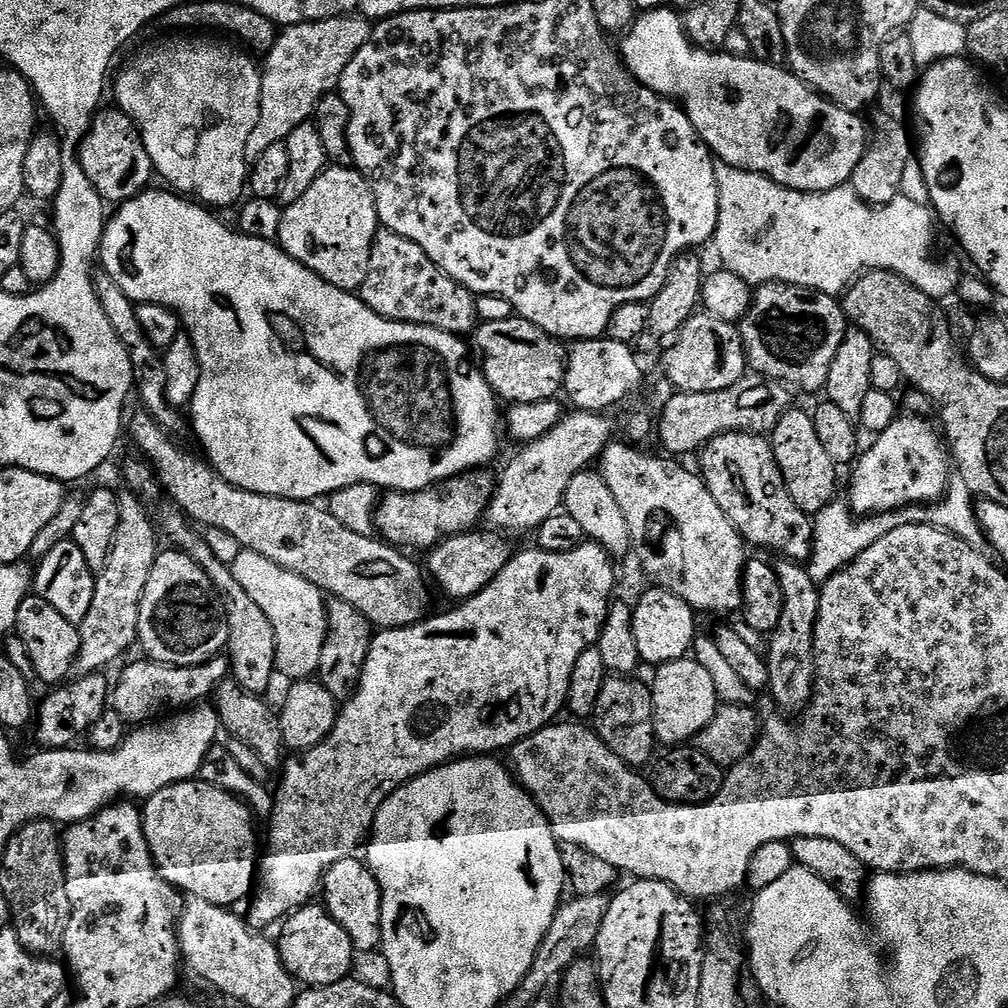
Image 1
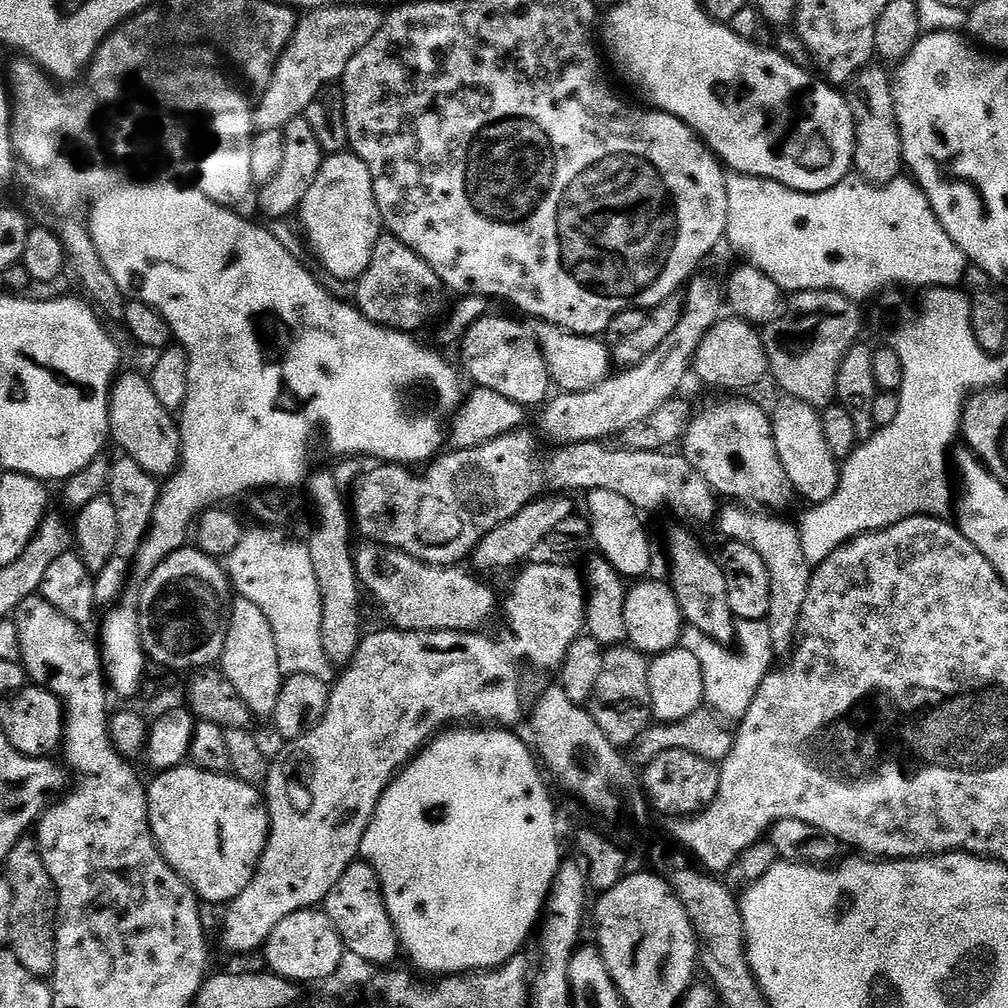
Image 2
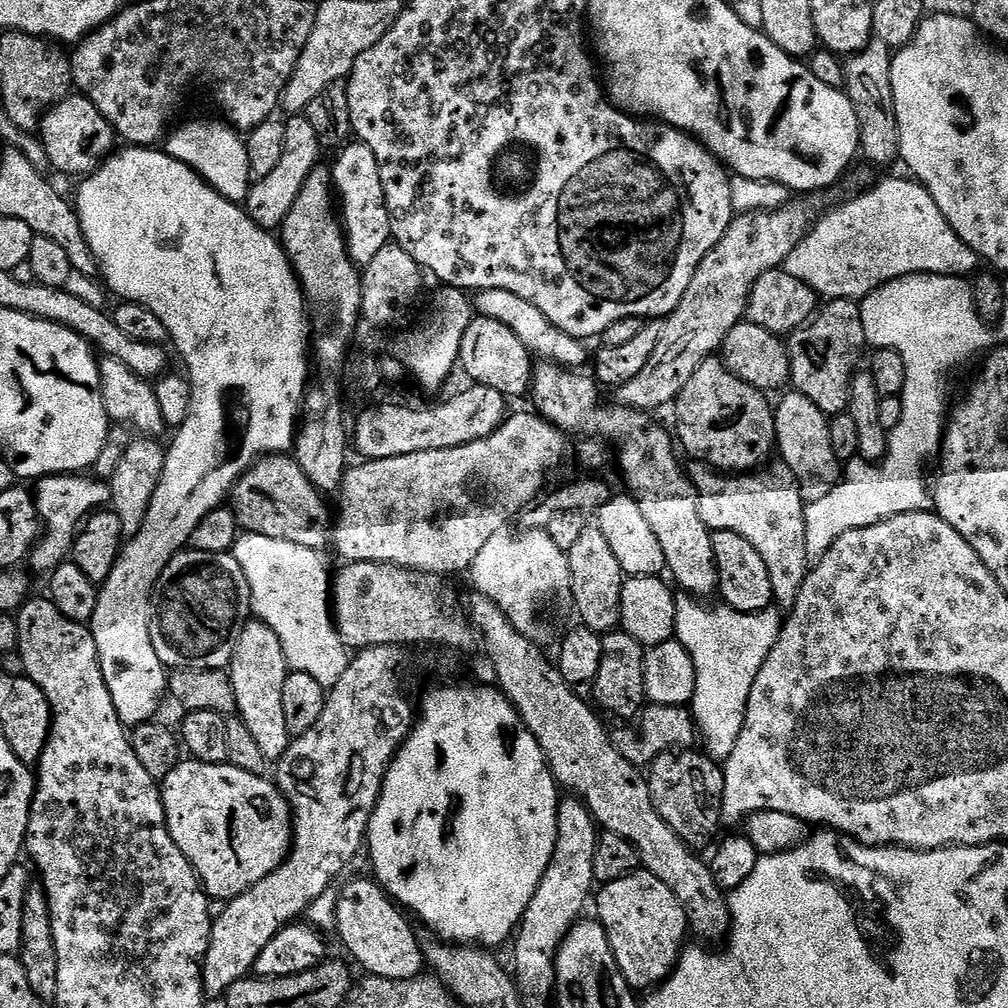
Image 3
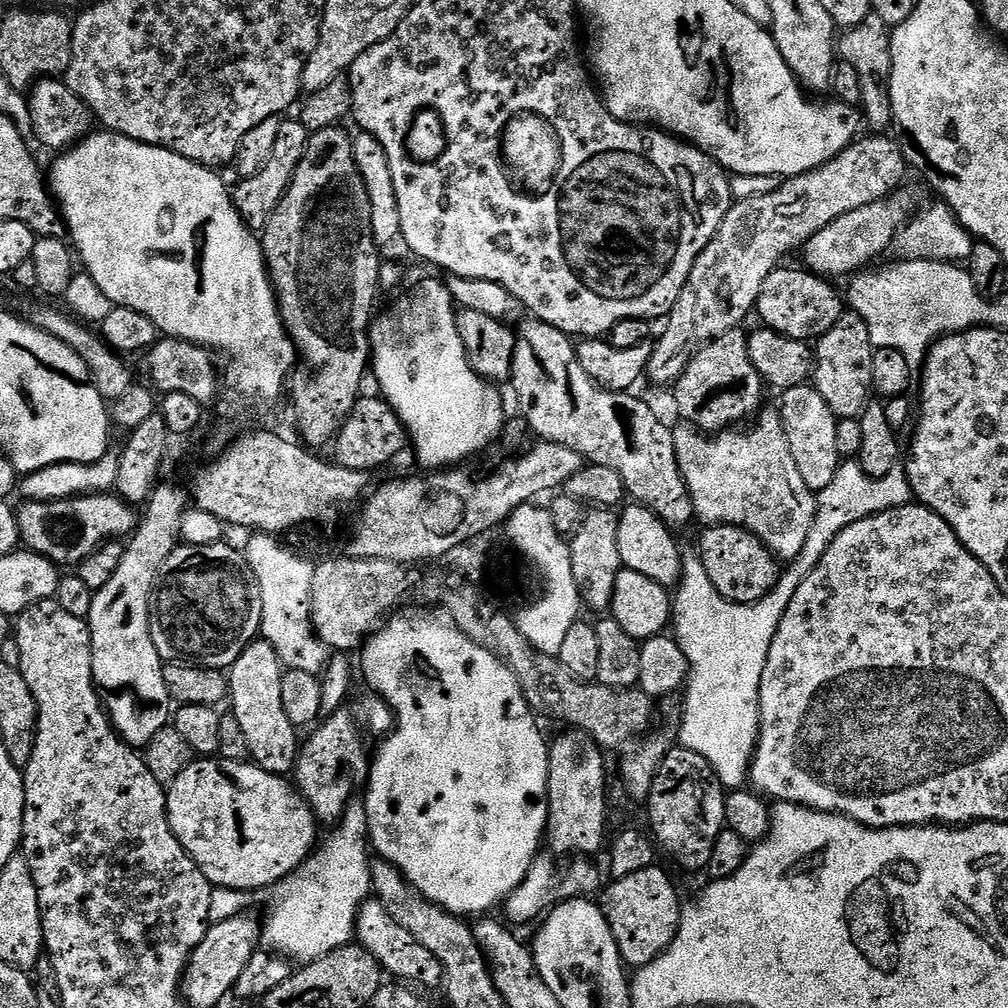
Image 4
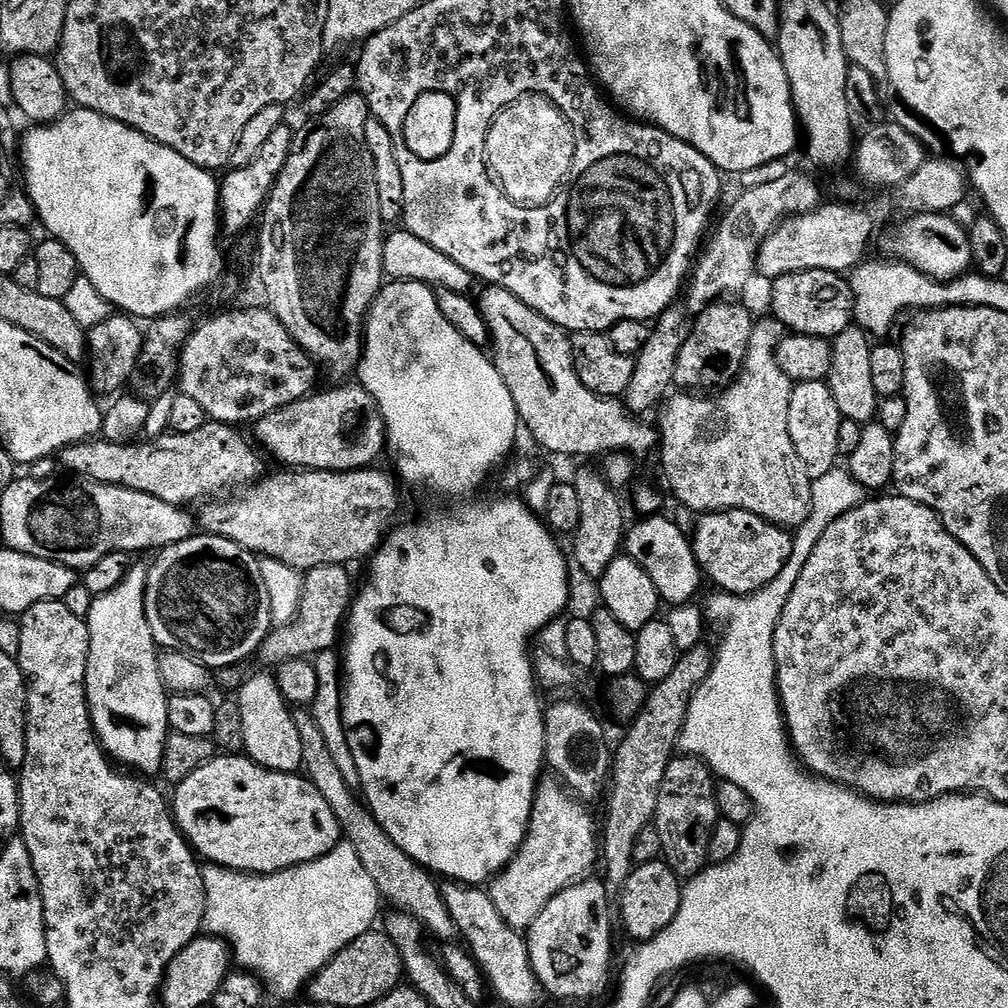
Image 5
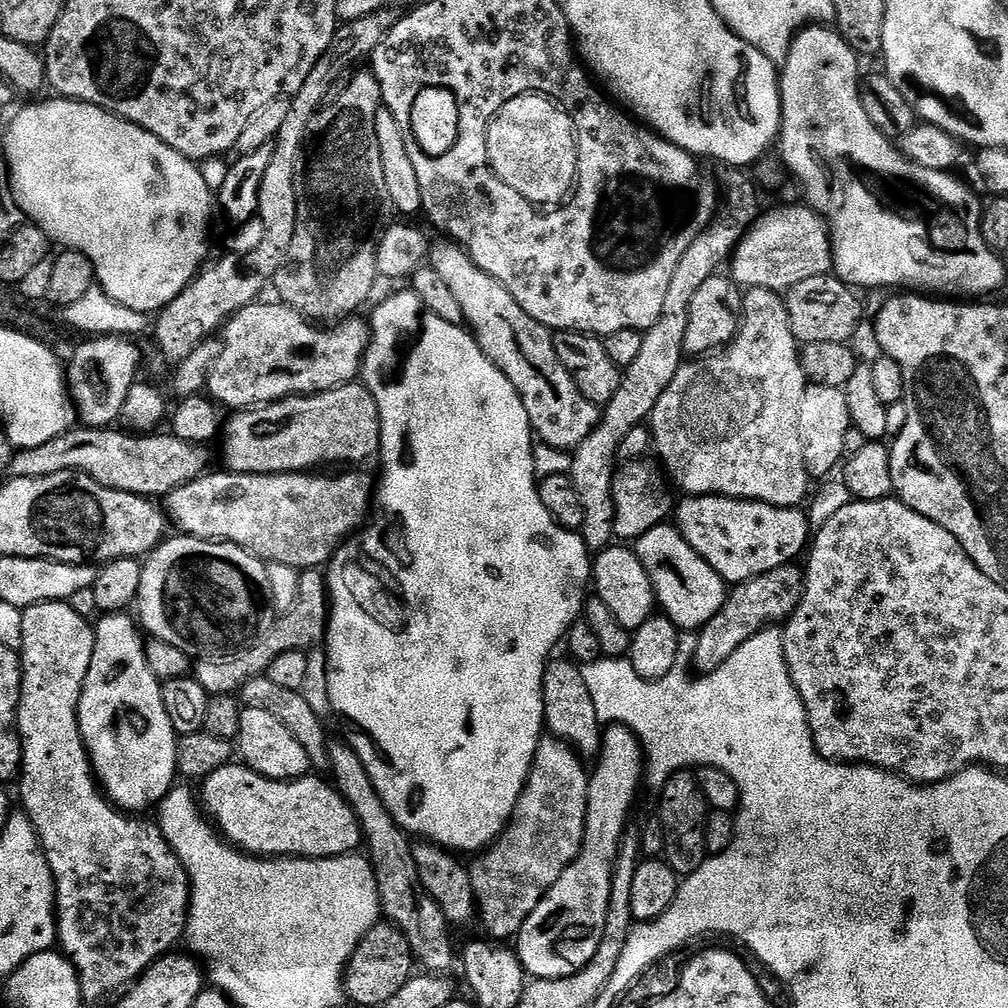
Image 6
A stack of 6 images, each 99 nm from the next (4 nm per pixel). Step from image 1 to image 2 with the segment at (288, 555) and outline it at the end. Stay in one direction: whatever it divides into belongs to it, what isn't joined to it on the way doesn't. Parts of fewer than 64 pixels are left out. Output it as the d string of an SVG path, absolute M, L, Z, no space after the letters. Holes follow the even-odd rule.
M121 371L112 386L112 400L108 403L108 430L111 443L121 448L123 455L138 464L146 474L167 478L180 467L180 426L177 417L158 402L154 386L147 375ZM371 542L361 543L361 548L357 547L354 552L356 561L356 576L360 580L360 587L365 593L372 595L374 603L380 607L380 612L389 620L393 629L401 632L478 632L487 629L487 624L491 622L495 616L498 616L498 596L496 600L496 592L488 584L483 584L479 575L473 574L471 571L463 572L460 566L445 566L442 564L427 564L418 558L414 558L405 552L399 552L393 548L388 548L384 544L374 544Z

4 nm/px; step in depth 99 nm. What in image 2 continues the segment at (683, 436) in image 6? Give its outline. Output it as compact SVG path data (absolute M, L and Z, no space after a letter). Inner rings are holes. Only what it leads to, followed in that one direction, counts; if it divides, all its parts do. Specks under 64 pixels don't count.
M728 502L719 509L718 525L724 538L750 546L750 550L755 550L762 557L762 562L766 562L766 570L770 570L770 610L767 619L770 642L773 653L784 658L797 643L802 606L806 603L806 590L810 590L814 568L809 553L802 550L799 527L780 516L783 515L749 510L735 502Z

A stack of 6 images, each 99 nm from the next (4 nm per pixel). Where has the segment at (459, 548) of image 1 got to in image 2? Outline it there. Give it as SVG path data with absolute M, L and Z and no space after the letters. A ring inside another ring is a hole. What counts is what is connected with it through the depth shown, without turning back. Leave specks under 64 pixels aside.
M544 494L531 500L526 507L518 510L518 514L514 514L514 518L506 518L506 522L494 526L494 530L490 530L490 534L486 534L482 542L478 542L470 557L470 564L473 564L471 567L477 573L485 574L484 572L500 572L503 568L515 569L523 565L529 559L527 556L539 544L543 545L547 541L554 526L558 526L565 518L574 515L572 500L573 497L568 494Z

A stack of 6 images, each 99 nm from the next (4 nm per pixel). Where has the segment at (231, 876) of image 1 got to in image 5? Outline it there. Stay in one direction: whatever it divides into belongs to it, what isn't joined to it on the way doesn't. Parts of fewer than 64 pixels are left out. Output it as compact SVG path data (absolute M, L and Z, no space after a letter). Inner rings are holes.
M244 754L213 756L210 762L175 785L174 792L176 797L171 797L170 811L177 828L192 845L197 857L219 868L268 876L271 872L281 872L322 858L330 854L330 850L334 850L342 840L340 823L334 810L330 810L330 802L318 794L307 775L263 768Z

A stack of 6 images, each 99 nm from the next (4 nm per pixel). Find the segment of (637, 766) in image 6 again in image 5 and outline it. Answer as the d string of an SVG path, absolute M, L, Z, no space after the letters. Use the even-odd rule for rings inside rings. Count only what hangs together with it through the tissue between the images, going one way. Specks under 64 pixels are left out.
M585 878L569 888L563 888L557 896L542 910L542 914L538 914L538 918L532 923L531 928L527 929L526 939L528 942L528 953L532 959L532 968L536 972L536 977L549 997L557 996L560 1000L596 1000L608 988L608 979L612 976L612 920L614 924L614 916L608 913L608 899L610 893L604 886L603 879Z

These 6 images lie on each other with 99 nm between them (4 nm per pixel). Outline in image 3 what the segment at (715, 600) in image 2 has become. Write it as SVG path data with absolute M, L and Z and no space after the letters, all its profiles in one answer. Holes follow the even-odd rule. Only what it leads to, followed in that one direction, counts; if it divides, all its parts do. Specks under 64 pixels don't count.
M540 362L535 365L532 373L532 386L530 400L533 400L535 411L548 420L555 428L565 434L577 432L577 437L598 436L601 440L607 440L614 446L614 456L619 462L620 472L628 483L627 491L642 506L642 515L646 517L646 523L650 530L654 530L654 538L658 538L662 546L662 554L666 554L666 572L676 579L675 587L683 590L687 595L697 598L708 598L708 595L717 591L720 579L714 562L714 546L712 545L712 529L702 522L702 514L698 514L698 502L700 495L696 487L692 485L692 477L688 475L685 465L680 465L676 457L677 445L674 436L660 424L651 420L647 411L639 408L628 408L622 403L600 405L600 392L597 381L591 375L580 376L579 371L560 367L551 362Z

